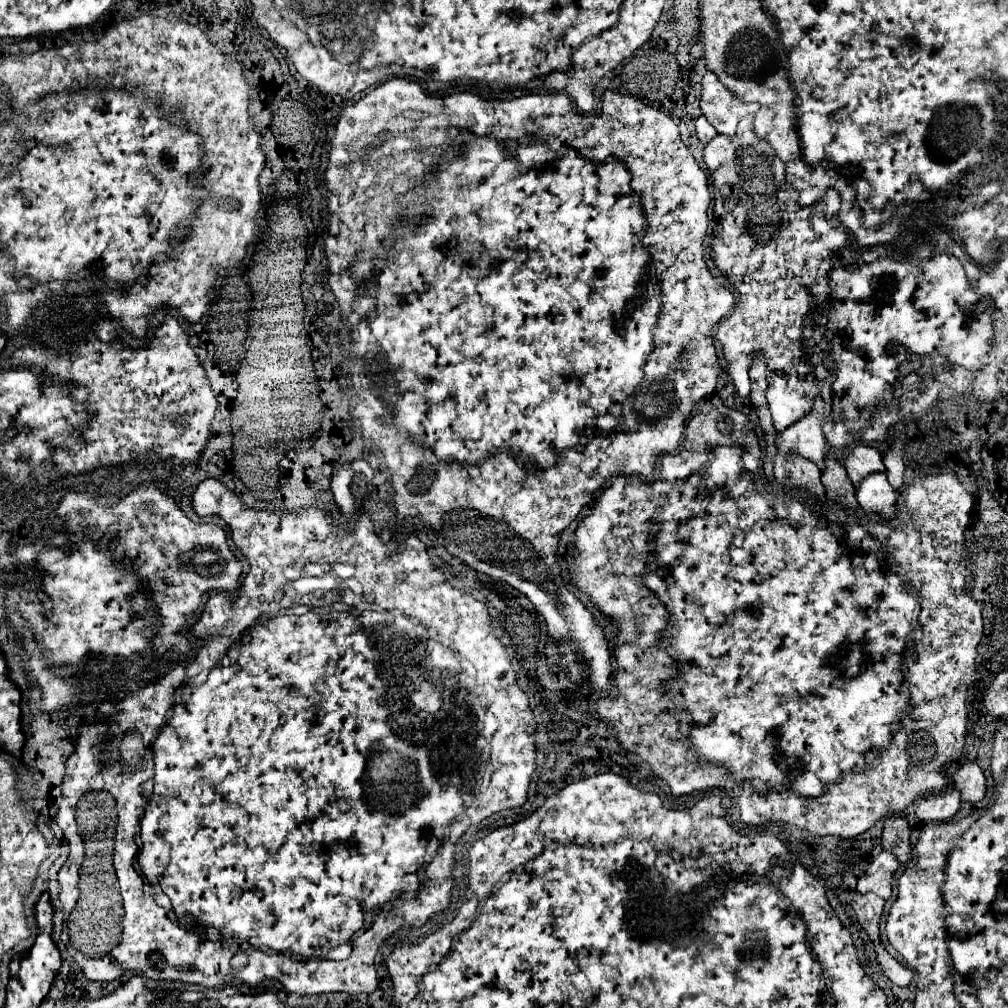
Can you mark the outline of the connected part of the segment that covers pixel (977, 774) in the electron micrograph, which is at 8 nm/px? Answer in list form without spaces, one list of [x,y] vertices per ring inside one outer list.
[[[975,762],[963,764],[955,774],[953,782],[961,792],[961,800],[965,802],[979,802],[985,796],[985,776]]]

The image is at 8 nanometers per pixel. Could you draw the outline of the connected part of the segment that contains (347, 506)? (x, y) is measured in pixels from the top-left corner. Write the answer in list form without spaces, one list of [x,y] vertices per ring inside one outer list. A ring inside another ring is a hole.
[[[341,464],[331,474],[331,492],[343,516],[353,516],[353,508],[355,508],[355,496],[351,492],[353,476],[355,476],[353,464]]]

